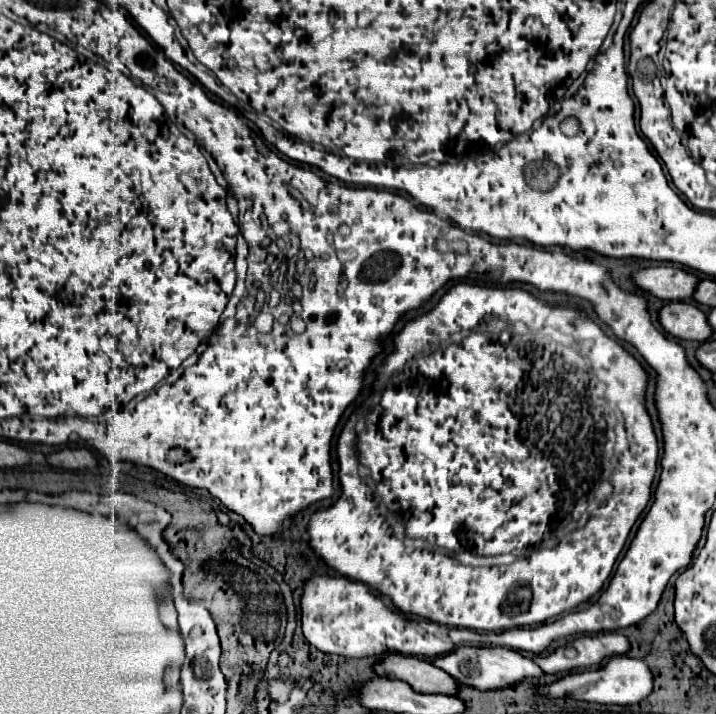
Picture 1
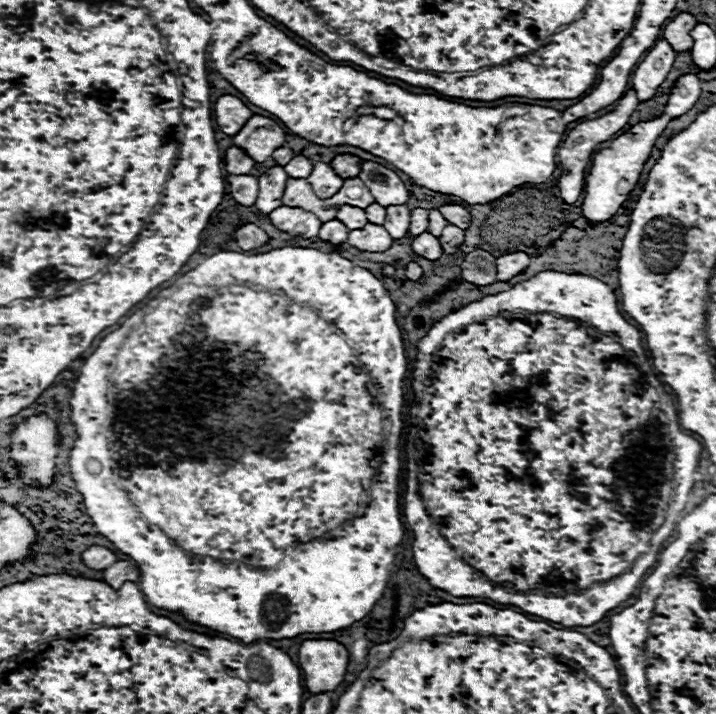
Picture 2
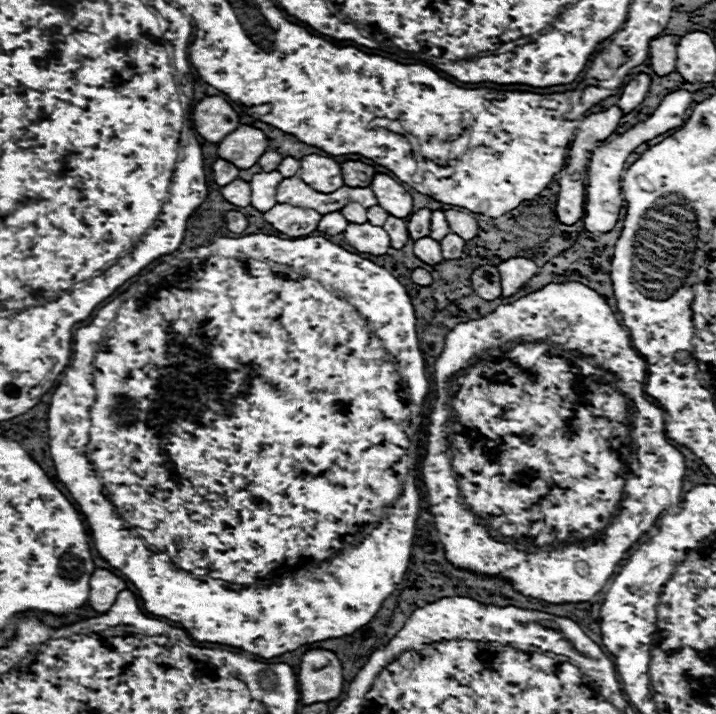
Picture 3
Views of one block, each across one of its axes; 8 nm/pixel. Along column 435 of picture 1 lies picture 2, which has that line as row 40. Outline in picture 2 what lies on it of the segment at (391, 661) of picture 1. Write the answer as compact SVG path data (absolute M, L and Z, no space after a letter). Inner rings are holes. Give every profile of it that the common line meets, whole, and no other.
M678 14L664 30L662 38L668 40L674 52L686 52L692 48L690 30L696 26L696 20L690 14Z

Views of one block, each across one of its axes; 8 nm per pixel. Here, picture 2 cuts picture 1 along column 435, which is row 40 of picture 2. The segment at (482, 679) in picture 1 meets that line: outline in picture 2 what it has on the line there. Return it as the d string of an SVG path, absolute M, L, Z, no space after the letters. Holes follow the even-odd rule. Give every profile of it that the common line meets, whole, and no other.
M660 38L656 46L646 54L646 58L636 66L630 82L640 102L650 100L656 94L656 88L666 80L674 58L676 54L670 48L670 44Z

